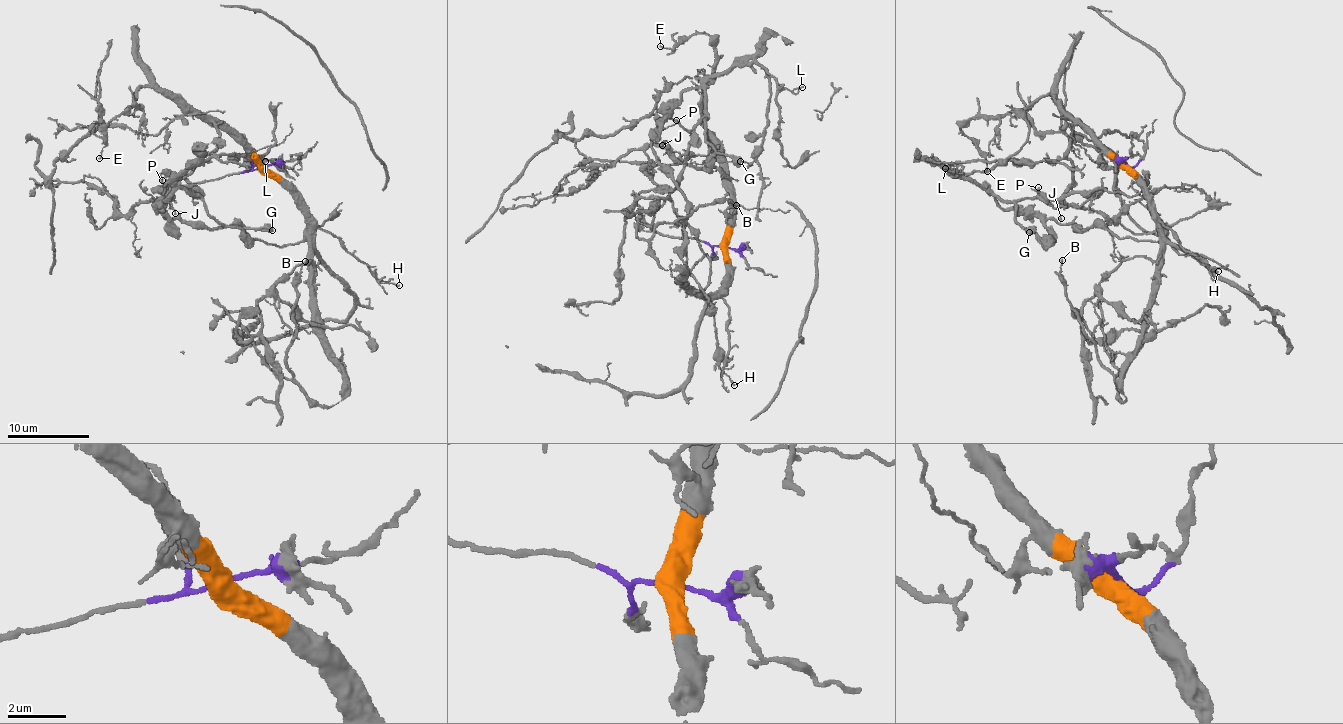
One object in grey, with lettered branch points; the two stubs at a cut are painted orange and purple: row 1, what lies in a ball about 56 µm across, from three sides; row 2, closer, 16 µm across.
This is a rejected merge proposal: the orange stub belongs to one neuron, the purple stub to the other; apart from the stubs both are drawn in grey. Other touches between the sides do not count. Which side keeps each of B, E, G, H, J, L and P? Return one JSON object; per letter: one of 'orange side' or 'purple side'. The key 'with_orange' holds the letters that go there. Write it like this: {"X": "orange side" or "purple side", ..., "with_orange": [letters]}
{"B": "orange side", "E": "orange side", "G": "purple side", "H": "orange side", "J": "orange side", "L": "purple side", "P": "orange side", "with_orange": ["B", "E", "H", "J", "P"]}

